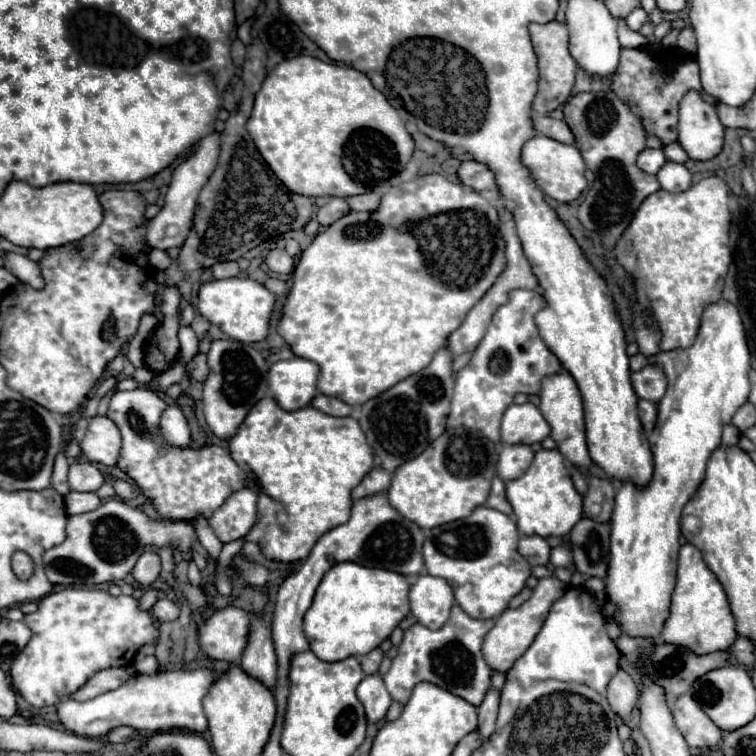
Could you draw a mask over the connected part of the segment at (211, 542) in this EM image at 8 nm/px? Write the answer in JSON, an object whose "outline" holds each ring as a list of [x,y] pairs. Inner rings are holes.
{"outline":[[[195,516],[195,518],[191,520],[191,524],[193,524],[193,528],[195,528],[195,532],[197,532],[197,538],[199,538],[199,542],[203,544],[203,548],[205,548],[213,558],[217,558],[223,544],[221,544],[221,542],[217,540],[217,536],[211,532],[207,520],[205,520],[203,516]]]}

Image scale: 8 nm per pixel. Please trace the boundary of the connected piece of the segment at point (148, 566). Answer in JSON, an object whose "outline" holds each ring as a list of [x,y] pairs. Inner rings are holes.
{"outline":[[[143,552],[133,568],[133,576],[143,588],[147,588],[157,580],[159,570],[161,570],[159,554],[157,552]]]}

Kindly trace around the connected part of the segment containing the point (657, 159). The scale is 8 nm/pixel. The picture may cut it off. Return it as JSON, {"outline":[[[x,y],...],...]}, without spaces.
{"outline":[[[645,148],[637,158],[637,166],[647,174],[657,174],[665,162],[667,158],[663,150],[653,150],[653,148]]]}

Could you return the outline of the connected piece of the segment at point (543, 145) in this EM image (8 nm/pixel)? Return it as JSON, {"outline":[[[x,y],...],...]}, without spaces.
{"outline":[[[535,134],[533,138],[529,138],[525,142],[519,160],[529,170],[533,182],[547,196],[555,198],[557,202],[571,202],[587,188],[587,180],[583,176],[585,174],[585,162],[573,144],[563,144],[563,142],[557,142],[553,138],[543,136],[543,134]]]}

